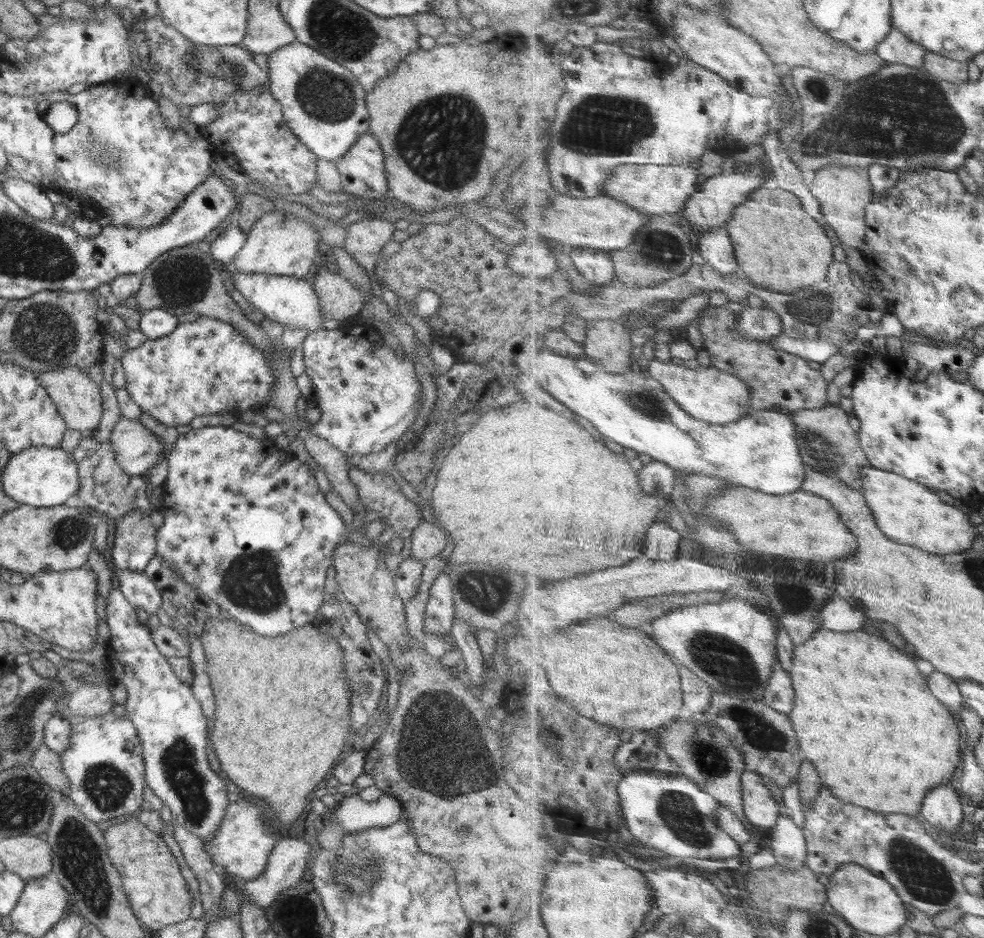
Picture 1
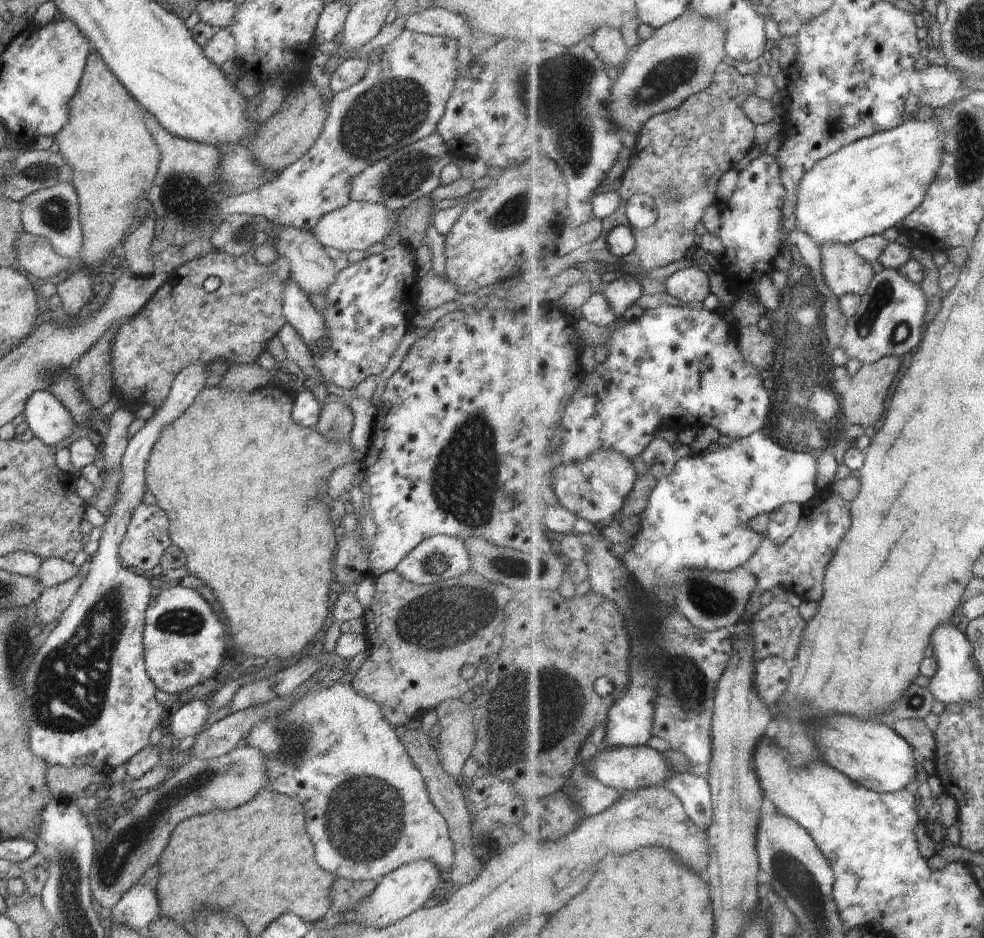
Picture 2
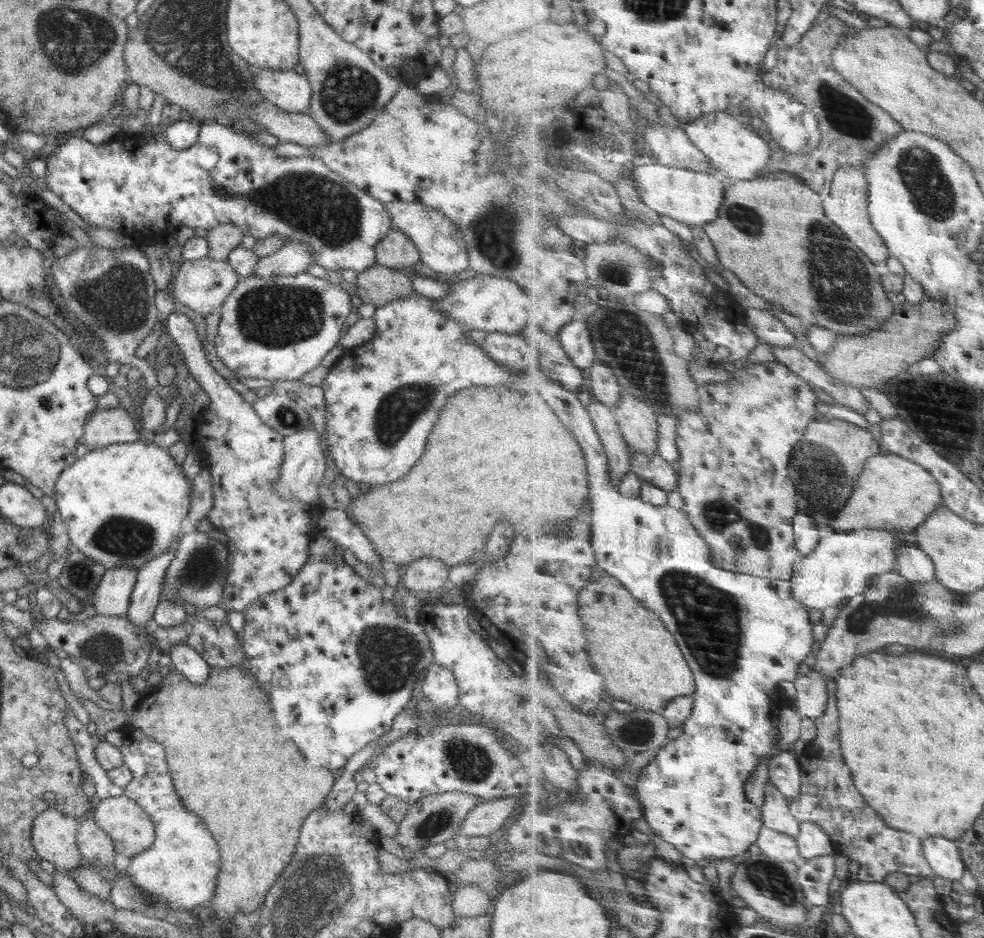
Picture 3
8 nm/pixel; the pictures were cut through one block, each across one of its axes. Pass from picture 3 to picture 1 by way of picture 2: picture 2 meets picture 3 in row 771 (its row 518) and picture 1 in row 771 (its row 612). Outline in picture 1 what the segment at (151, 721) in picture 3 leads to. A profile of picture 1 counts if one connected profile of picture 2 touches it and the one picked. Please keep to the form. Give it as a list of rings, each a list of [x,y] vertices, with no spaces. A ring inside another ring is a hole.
[[[225,615],[206,620],[204,631],[199,636],[199,639],[202,643],[203,652],[206,654],[206,660],[208,660],[211,689],[214,698],[216,698],[216,720],[214,720],[210,742],[214,744],[214,750],[216,750],[216,756],[218,756],[218,760],[222,764],[222,770],[242,790],[246,790],[250,794],[256,794],[256,796],[262,796],[264,800],[268,800],[272,811],[275,812],[273,817],[275,820],[282,821],[284,825],[292,824],[306,812],[315,786],[322,781],[330,770],[333,770],[333,767],[337,764],[336,759],[343,754],[342,751],[345,747],[346,739],[351,737],[352,734],[349,684],[345,679],[344,658],[342,658],[342,652],[338,648],[338,643],[331,639],[330,636],[318,632],[316,621],[295,629],[286,635],[268,637],[253,632],[246,625],[238,623]]]

